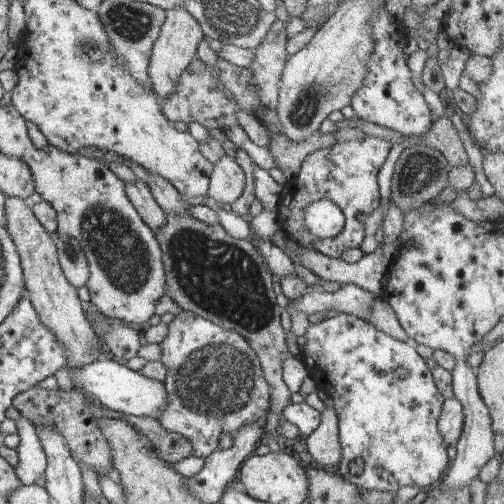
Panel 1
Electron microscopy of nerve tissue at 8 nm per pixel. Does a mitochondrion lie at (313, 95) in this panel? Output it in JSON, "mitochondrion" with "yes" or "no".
{"mitochondrion":"yes"}

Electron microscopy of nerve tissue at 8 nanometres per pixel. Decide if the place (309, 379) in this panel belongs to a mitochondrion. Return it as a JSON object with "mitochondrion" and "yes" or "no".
{"mitochondrion":"no"}

